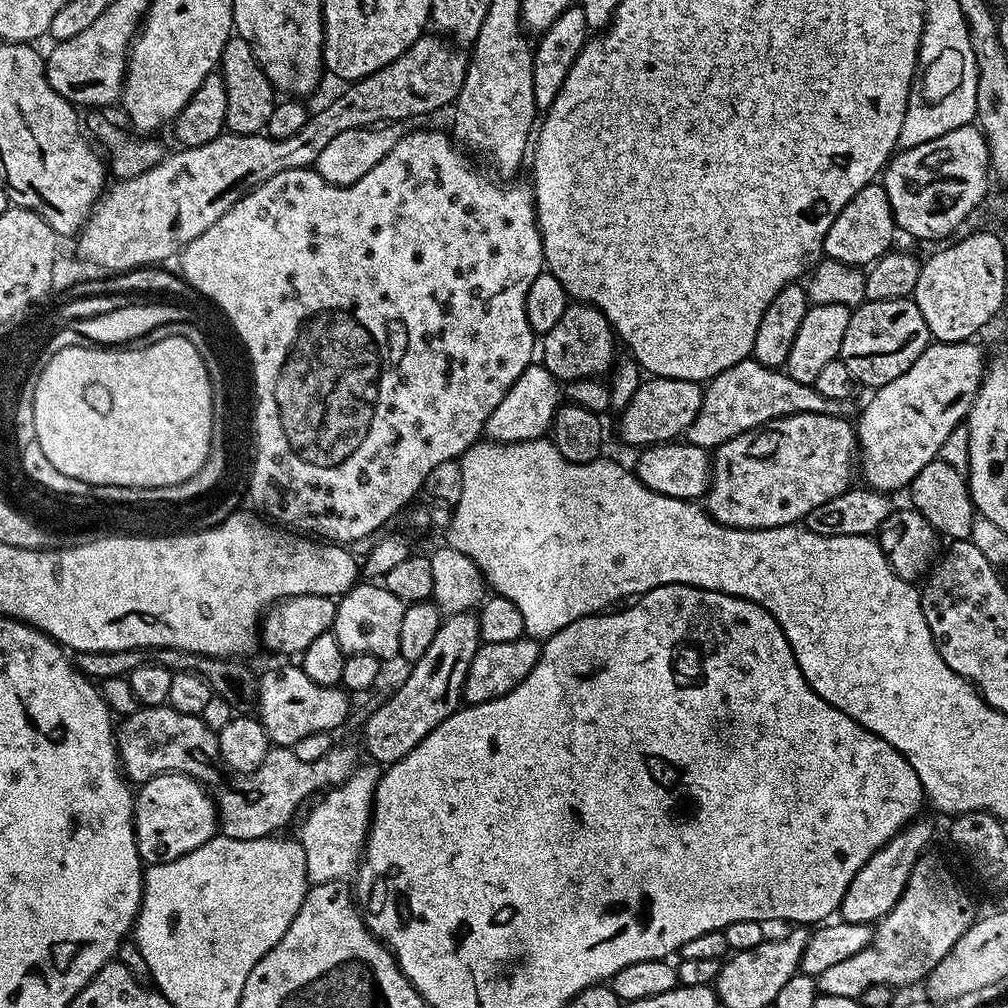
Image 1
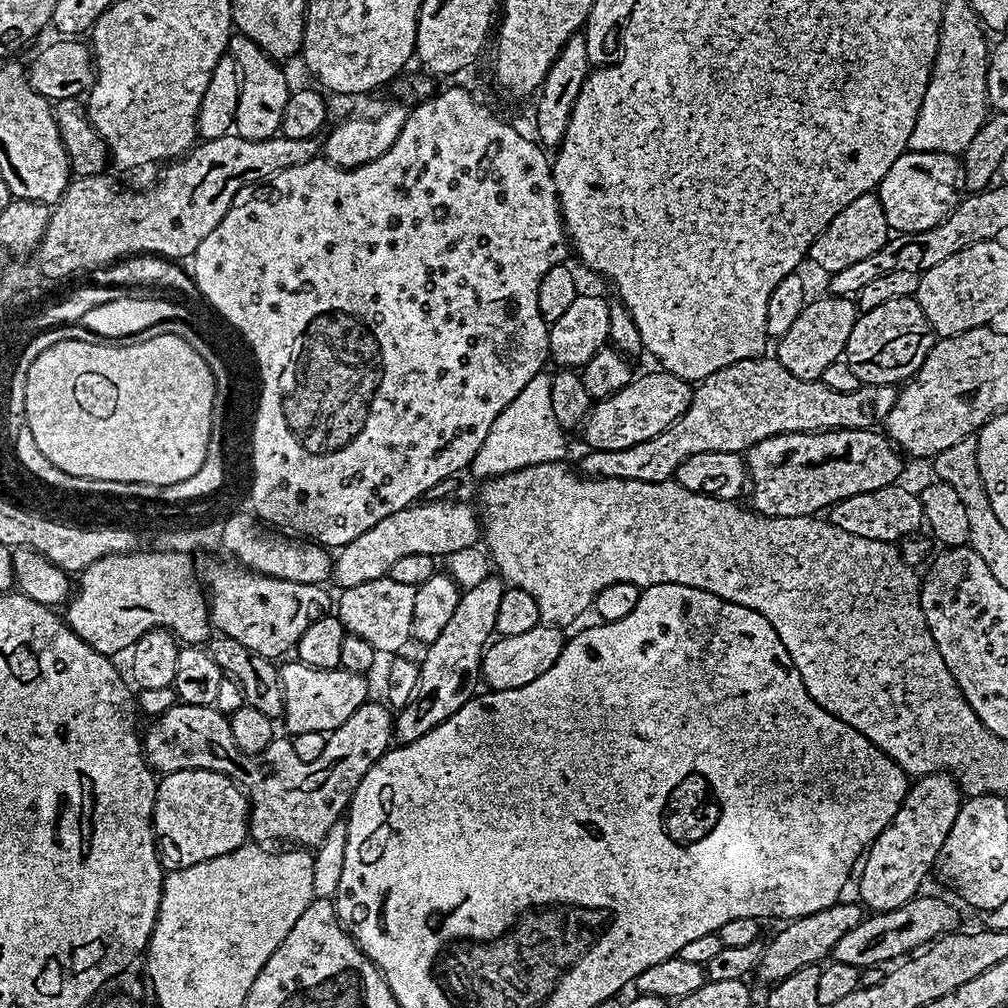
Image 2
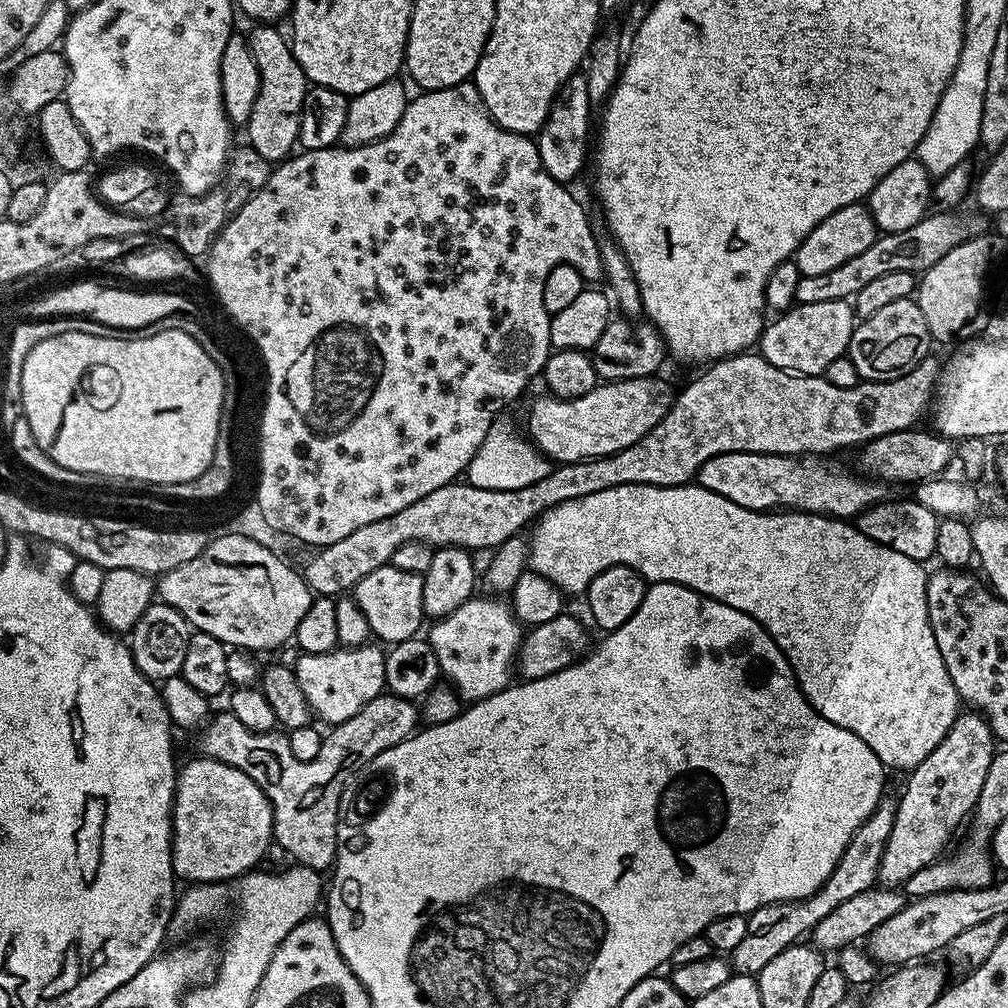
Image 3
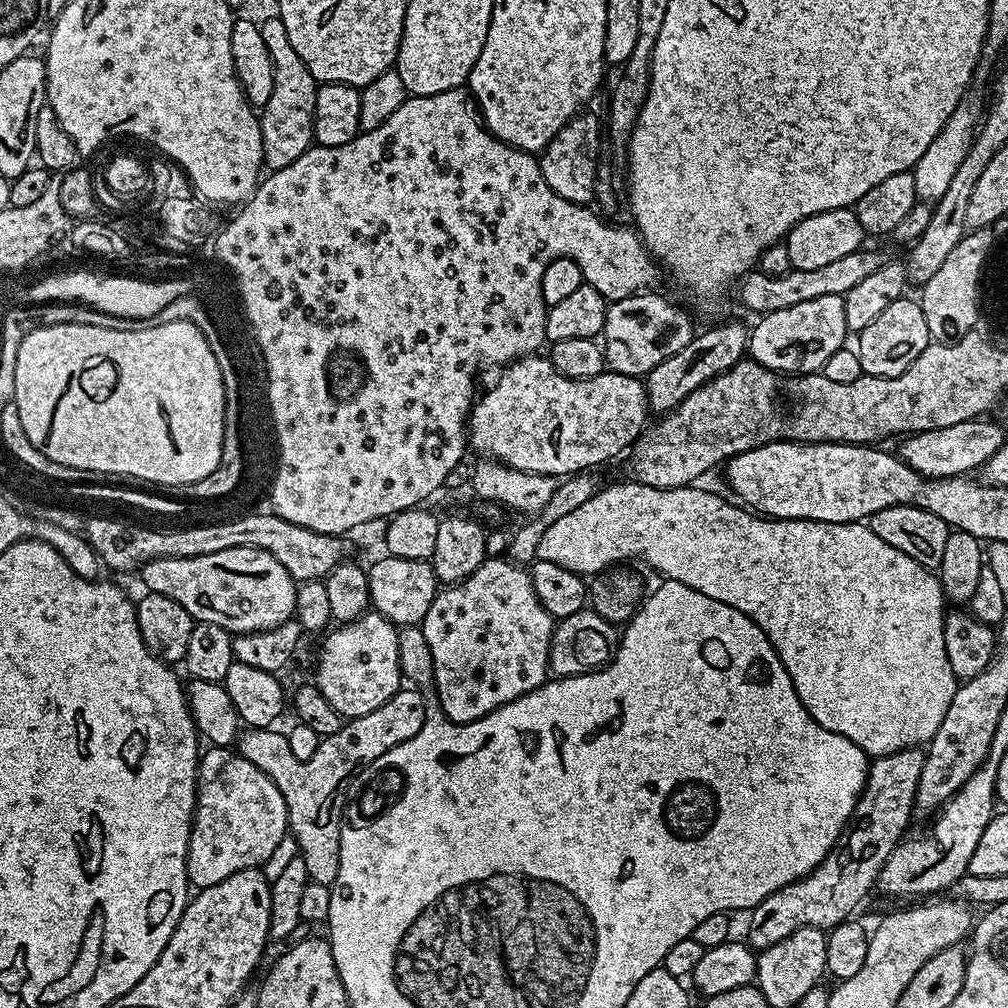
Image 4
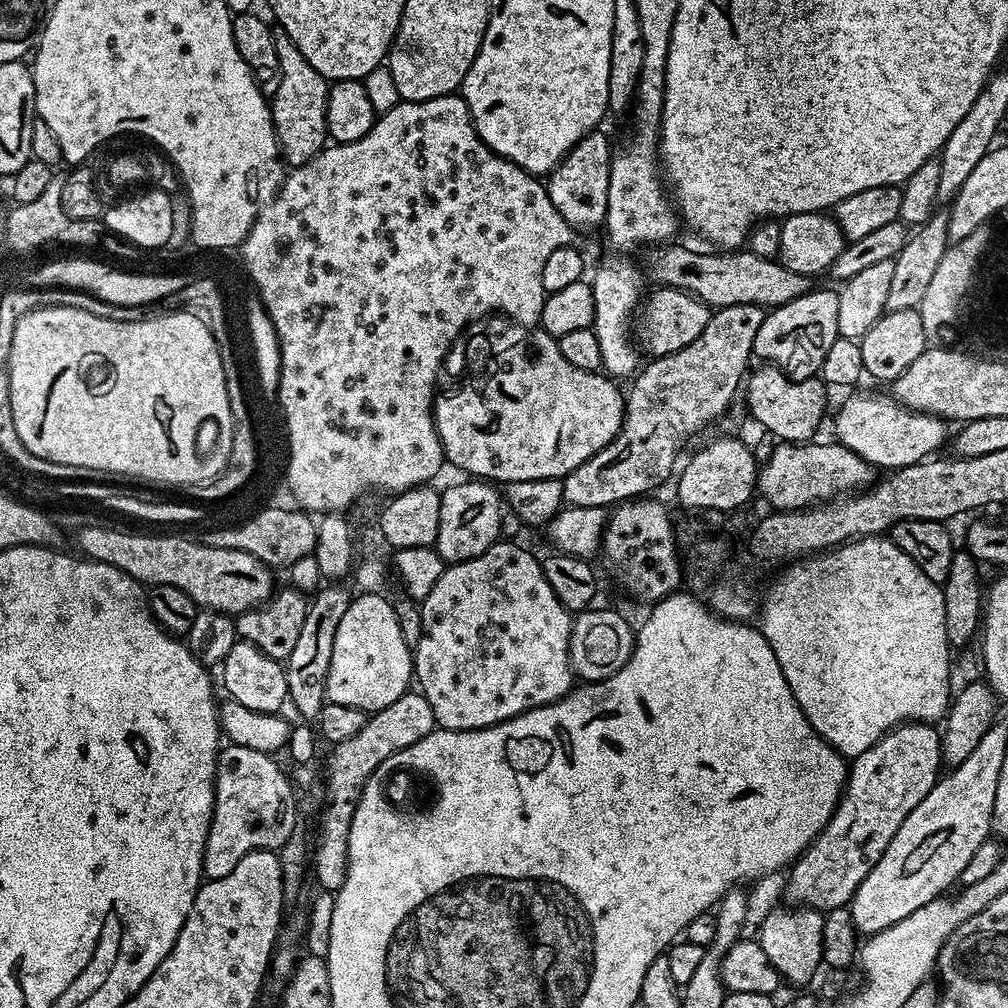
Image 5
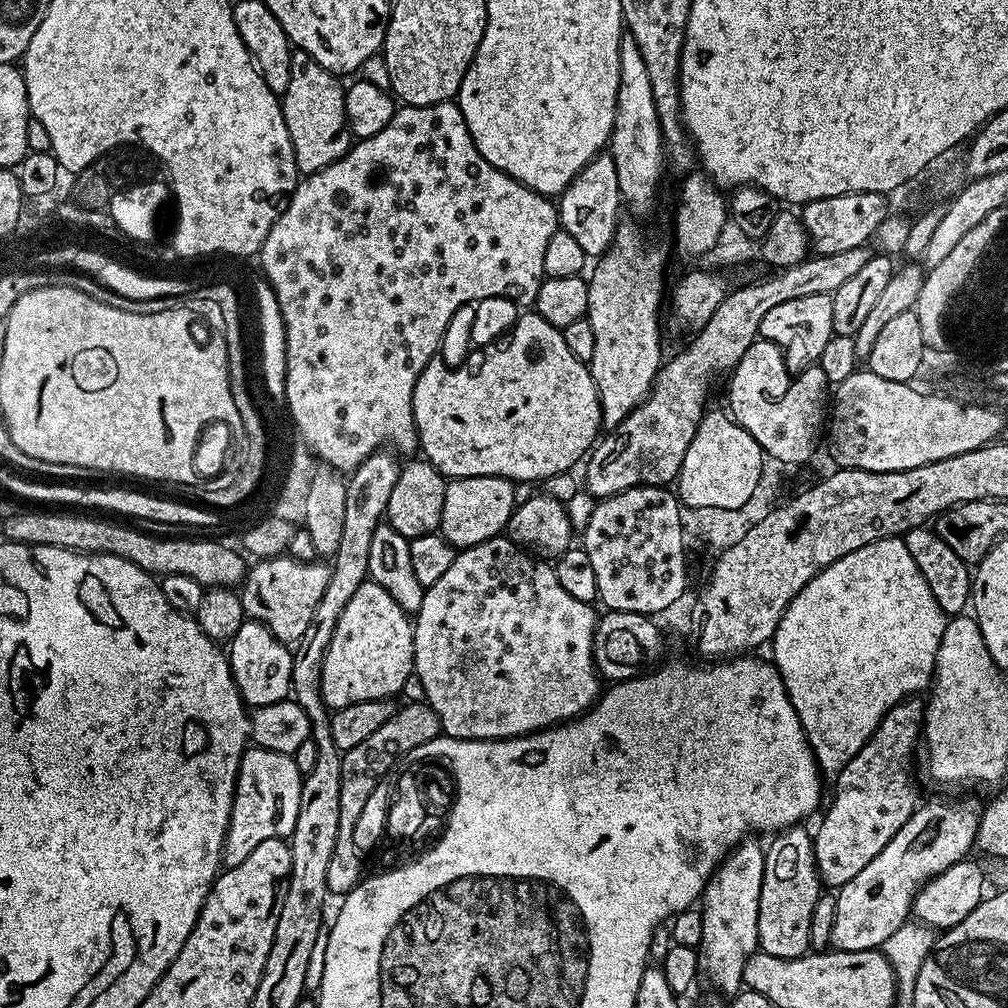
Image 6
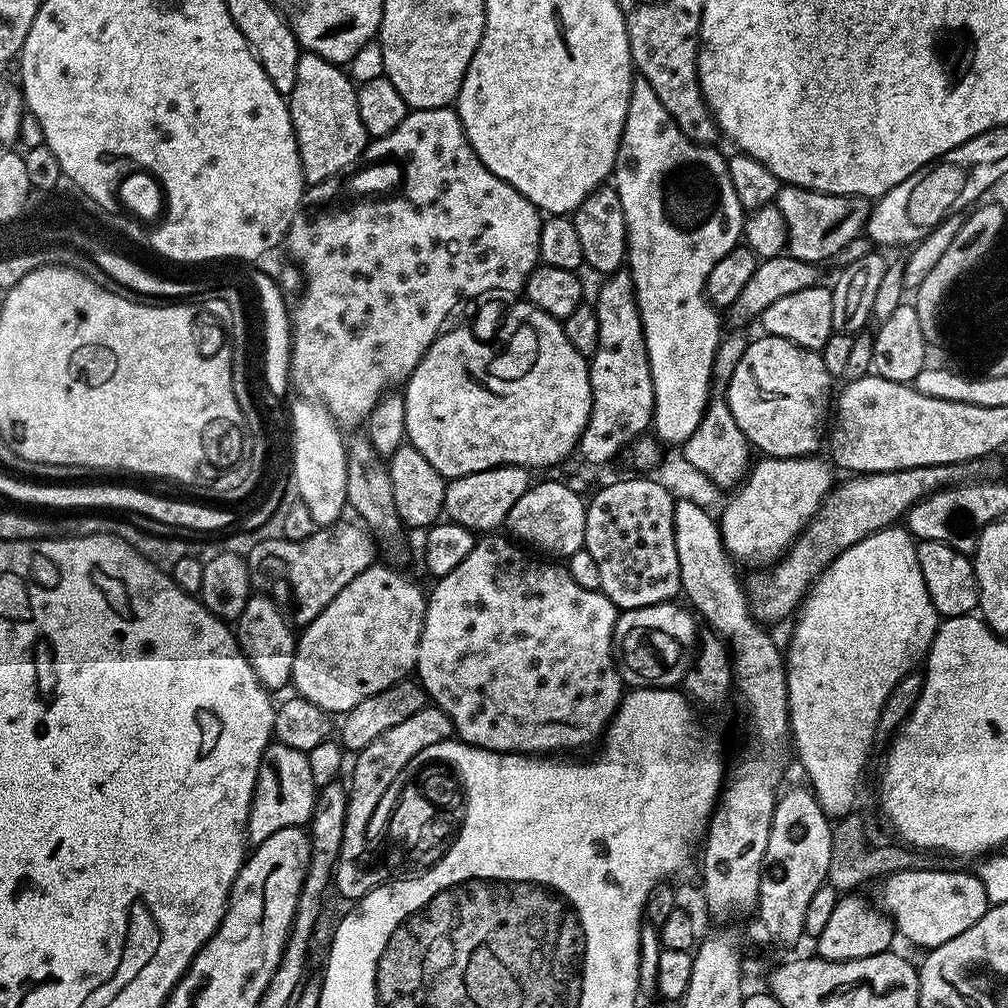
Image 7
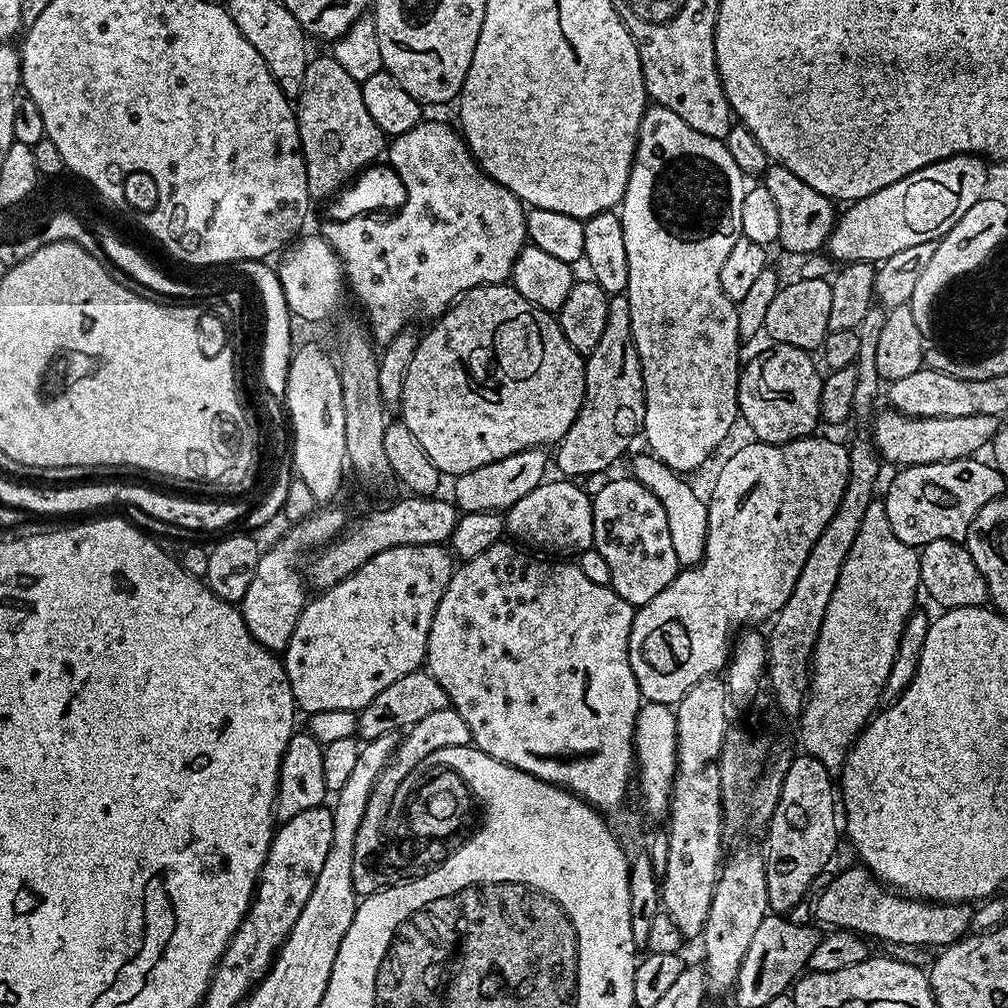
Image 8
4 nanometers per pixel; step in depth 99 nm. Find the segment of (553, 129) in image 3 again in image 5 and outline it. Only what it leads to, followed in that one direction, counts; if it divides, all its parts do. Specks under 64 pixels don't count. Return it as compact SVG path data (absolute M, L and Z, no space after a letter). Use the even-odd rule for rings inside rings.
M604 130L586 134L560 160L559 166L546 177L546 187L554 210L566 218L574 230L600 228L606 218L606 190L610 190L610 162L613 141L608 141Z

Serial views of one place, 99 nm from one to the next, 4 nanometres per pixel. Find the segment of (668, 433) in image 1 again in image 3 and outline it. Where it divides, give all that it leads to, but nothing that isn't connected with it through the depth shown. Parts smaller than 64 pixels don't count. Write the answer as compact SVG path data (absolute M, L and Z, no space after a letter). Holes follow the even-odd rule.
M643 376L642 378L630 378L629 380L609 380L607 382L597 383L594 390L590 390L590 394L582 394L573 400L562 400L559 396L551 394L543 394L528 408L528 428L526 427L526 435L549 460L556 464L569 464L570 462L578 462L579 460L593 460L599 456L609 456L618 450L626 450L626 446L634 446L634 442L638 442L638 438L642 438L646 434L650 434L650 430L654 430L654 426L658 426L658 422L662 422L662 418L670 410L674 399L673 389L668 389L668 384L664 380L660 380L656 376Z

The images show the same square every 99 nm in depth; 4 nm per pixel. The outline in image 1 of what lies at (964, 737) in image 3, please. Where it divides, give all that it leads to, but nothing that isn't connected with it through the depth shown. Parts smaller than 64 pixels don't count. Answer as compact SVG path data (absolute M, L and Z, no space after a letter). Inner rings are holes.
M917 818L904 828L890 842L886 842L854 874L854 882L846 890L838 909L838 916L846 923L875 925L902 898L906 882L920 857L929 851L928 843L932 840L932 824L925 818Z

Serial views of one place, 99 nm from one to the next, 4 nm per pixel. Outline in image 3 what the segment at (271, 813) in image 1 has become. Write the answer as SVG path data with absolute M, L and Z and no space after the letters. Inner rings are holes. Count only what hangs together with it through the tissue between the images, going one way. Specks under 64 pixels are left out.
M382 694L378 698L374 698L374 702L366 702L366 706L362 706L362 710L358 710L358 714L354 714L354 718L350 718L342 725L342 730L332 730L324 736L322 742L322 750L318 750L318 758L314 758L310 762L298 762L298 758L294 758L293 752L290 751L290 742L287 735L283 731L273 730L271 732L255 732L250 730L246 726L242 726L242 722L238 722L238 718L234 718L234 714L230 710L223 710L211 717L203 725L202 731L199 733L200 744L202 747L203 755L209 756L211 760L217 760L218 762L226 762L226 766L234 766L238 770L242 770L242 774L246 774L246 778L254 778L254 782L262 790L262 794L266 794L266 798L270 802L272 807L272 835L277 845L281 844L290 855L293 856L295 863L302 868L312 868L315 872L324 874L329 871L335 865L336 862L336 827L338 826L338 818L340 817L340 799L344 793L344 787L350 783L353 779L352 775L361 768L361 770L367 769L368 764L374 758L378 758L378 754L382 754L386 750L390 750L394 746L398 746L398 742L408 739L413 735L418 728L418 708L416 708L411 699L406 696L394 696L391 694Z

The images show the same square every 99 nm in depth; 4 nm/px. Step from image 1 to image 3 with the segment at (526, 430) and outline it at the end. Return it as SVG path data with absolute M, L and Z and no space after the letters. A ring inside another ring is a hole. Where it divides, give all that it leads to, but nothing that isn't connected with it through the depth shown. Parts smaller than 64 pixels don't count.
M503 419L493 420L486 438L482 438L482 446L478 446L476 456L470 458L466 469L467 483L482 490L522 490L522 486L534 486L534 482L542 482L542 478L552 472L553 461L521 429L519 432L514 425L507 424Z

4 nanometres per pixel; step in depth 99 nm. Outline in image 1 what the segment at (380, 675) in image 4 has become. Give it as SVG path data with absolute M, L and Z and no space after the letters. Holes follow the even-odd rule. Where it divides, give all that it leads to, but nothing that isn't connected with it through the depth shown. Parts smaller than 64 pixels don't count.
M285 663L282 668L272 668L265 676L258 680L258 719L266 730L269 741L273 745L282 748L291 748L292 745L306 738L306 734L318 734L319 732L332 732L348 716L349 693L343 687L318 686L301 668Z

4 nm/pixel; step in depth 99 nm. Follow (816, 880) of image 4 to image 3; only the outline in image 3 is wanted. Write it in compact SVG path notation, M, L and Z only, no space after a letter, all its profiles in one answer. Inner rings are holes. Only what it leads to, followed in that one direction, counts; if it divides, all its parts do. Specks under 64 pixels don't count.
M891 799L881 800L875 814L866 822L862 822L860 829L852 836L852 841L846 846L834 874L830 874L830 878L826 878L826 882L814 894L801 900L774 902L751 912L748 916L746 938L742 938L739 946L730 953L733 969L742 976L756 976L762 966L766 966L766 962L771 962L776 955L782 954L782 950L807 937L826 914L837 909L842 902L849 901L856 894L862 894L867 888L873 887L880 874L882 854L886 850L890 830L894 830L895 813L896 805Z

